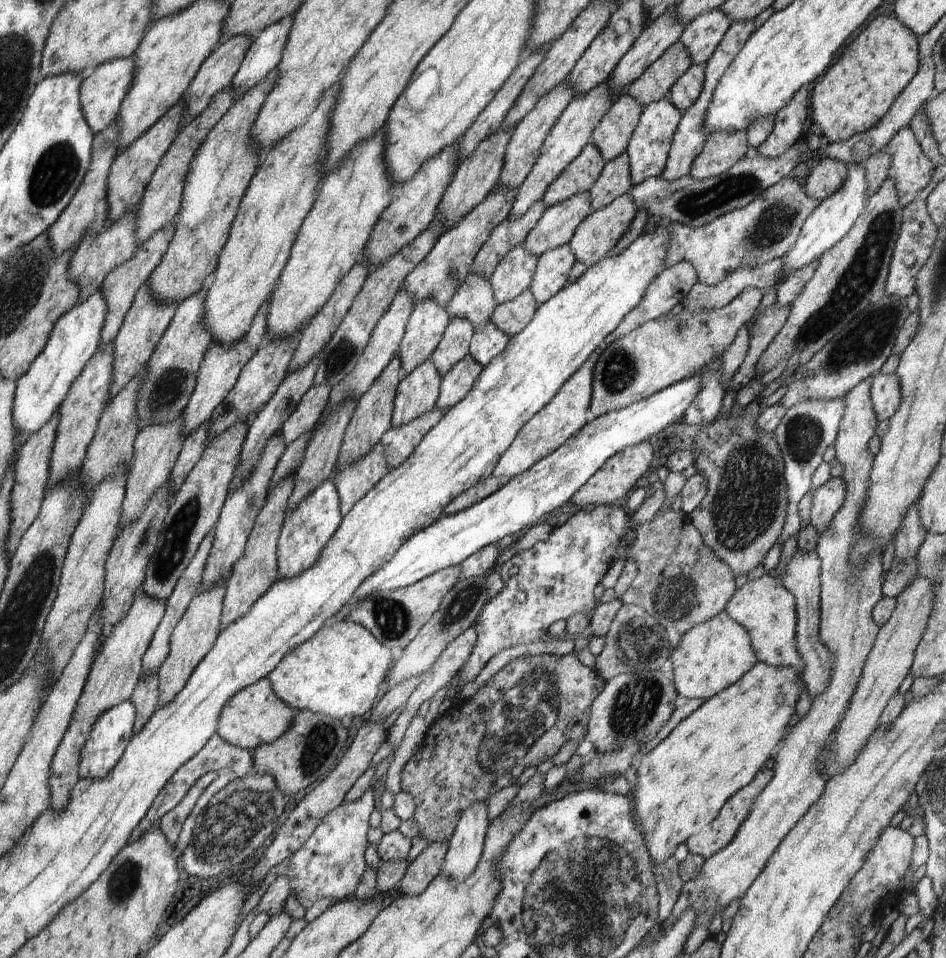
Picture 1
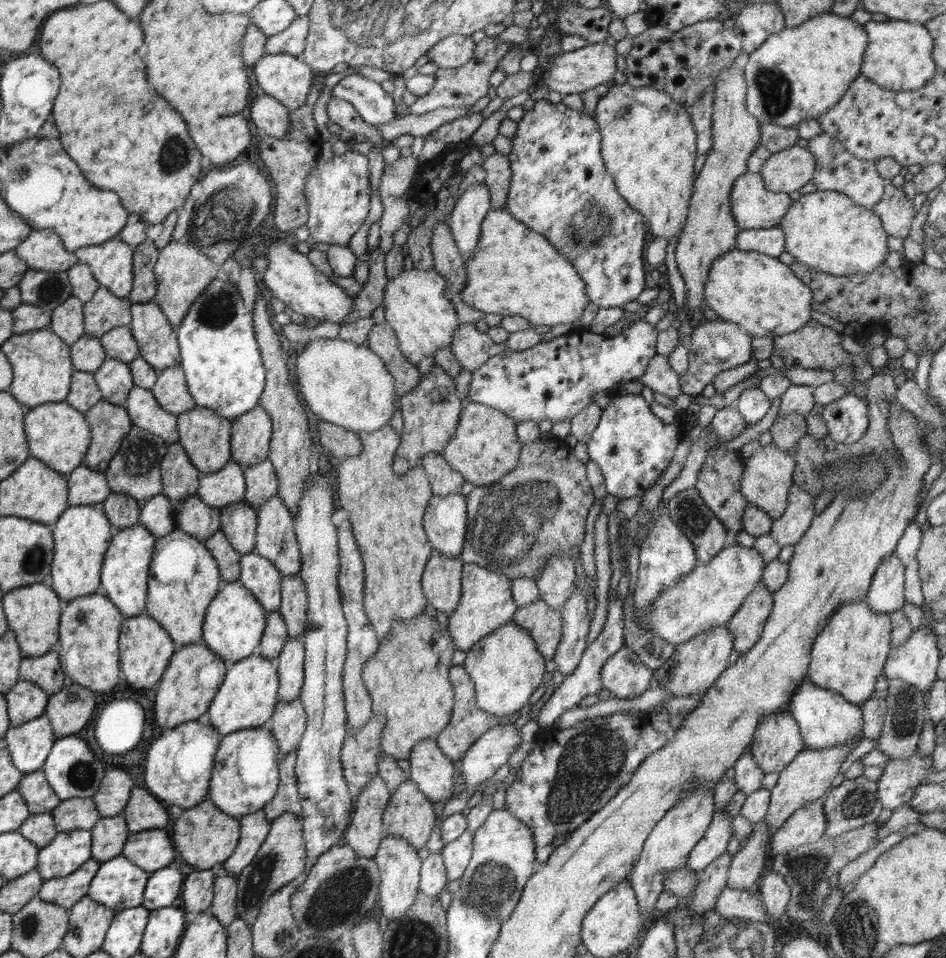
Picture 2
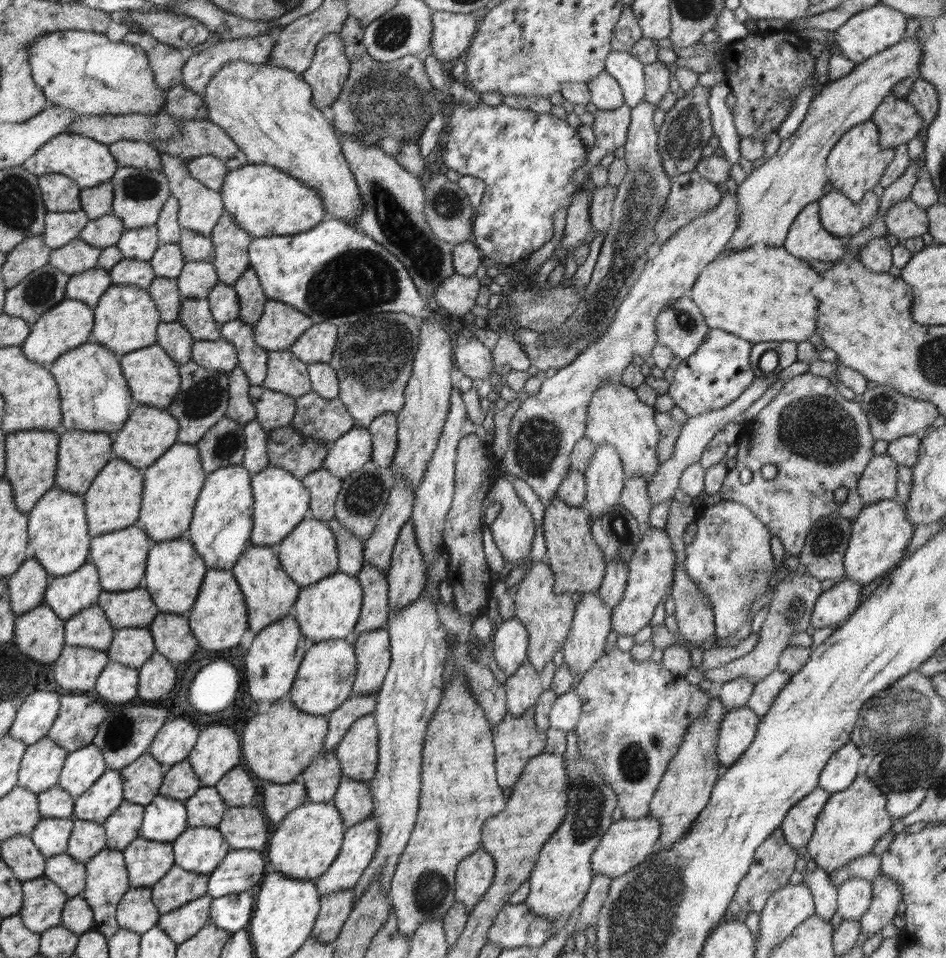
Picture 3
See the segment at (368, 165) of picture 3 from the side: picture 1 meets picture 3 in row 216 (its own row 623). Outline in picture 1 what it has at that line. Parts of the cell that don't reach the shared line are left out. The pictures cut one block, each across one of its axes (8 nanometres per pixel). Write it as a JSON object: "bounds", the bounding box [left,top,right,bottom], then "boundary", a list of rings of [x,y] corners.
{"bounds":[345,565,460,648],"boundary":[[[460,565],[451,566],[444,570],[439,570],[418,582],[398,588],[396,590],[374,590],[368,594],[364,600],[360,600],[345,618],[355,623],[362,624],[374,635],[380,644],[386,648],[404,648],[413,638],[416,638],[420,629],[438,610],[444,595],[459,581]]]}

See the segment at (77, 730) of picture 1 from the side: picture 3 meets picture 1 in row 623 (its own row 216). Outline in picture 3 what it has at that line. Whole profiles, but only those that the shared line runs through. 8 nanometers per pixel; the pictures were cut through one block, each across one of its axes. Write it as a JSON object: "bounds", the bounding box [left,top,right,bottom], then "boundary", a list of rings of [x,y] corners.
{"bounds":[110,166,171,230],"boundary":[[[118,166],[110,181],[114,183],[114,201],[111,213],[122,219],[124,230],[156,224],[164,204],[171,196],[168,177],[163,170]]]}

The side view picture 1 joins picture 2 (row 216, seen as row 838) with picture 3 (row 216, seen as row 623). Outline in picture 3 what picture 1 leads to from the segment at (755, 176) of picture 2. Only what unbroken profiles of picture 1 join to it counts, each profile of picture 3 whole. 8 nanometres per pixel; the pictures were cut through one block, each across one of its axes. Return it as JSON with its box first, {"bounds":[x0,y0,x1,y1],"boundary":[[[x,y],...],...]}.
{"bounds":[819,189,879,239],"boundary":[[[832,189],[820,198],[819,216],[830,234],[847,239],[868,227],[879,210],[879,197],[872,191],[860,203],[852,203],[842,192]]]}

